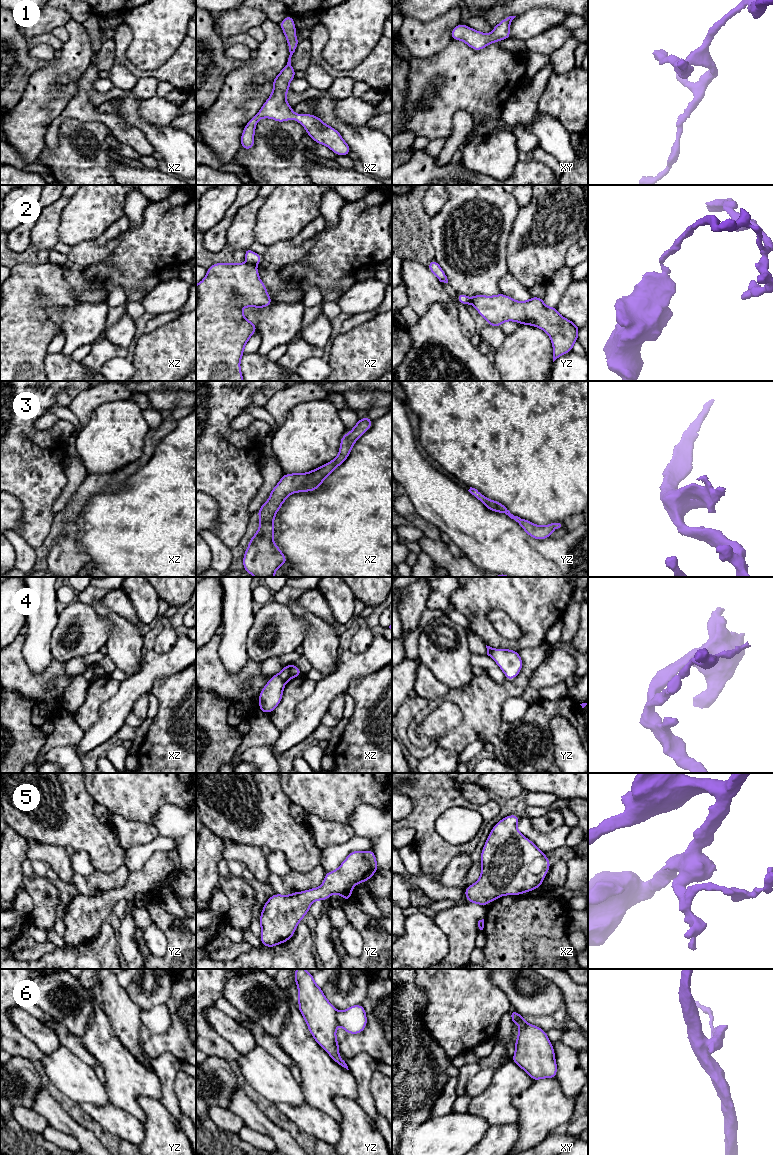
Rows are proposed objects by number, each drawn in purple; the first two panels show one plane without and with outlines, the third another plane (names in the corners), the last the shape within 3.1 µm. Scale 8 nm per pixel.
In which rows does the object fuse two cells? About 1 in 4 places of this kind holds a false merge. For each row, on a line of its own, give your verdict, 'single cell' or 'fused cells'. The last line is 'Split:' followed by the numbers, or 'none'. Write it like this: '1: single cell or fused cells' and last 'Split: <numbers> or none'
1: single cell
2: fused cells
3: single cell
4: fused cells
5: single cell
6: fused cells
Split: 2, 4, 6

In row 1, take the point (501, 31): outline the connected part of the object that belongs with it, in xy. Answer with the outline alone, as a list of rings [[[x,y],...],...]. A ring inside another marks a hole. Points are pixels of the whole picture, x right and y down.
[[[509,16],[503,19],[498,25],[493,27],[490,35],[474,30],[464,24],[458,24],[451,31],[452,40],[461,40],[472,49],[479,51],[491,43],[511,38],[509,28],[515,17]]]

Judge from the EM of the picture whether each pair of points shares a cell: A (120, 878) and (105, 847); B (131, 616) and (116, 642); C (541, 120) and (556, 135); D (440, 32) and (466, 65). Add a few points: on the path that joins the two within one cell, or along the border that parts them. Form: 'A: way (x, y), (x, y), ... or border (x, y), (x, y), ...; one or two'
A: border (123, 863), (109, 873), (95, 870); two
B: border (108, 607), (133, 624); two
C: way (545, 124), (552, 131); one
D: border (453, 40), (442, 50), (429, 56); two

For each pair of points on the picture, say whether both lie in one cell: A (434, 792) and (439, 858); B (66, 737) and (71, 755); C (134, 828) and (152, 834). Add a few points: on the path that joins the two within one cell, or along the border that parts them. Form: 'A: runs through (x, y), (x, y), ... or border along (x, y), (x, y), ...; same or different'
A: runs through (428, 808), (428, 842); same
B: border along (75, 747), (53, 746), (46, 754); different
C: runs through (138, 832), (148, 833); same

